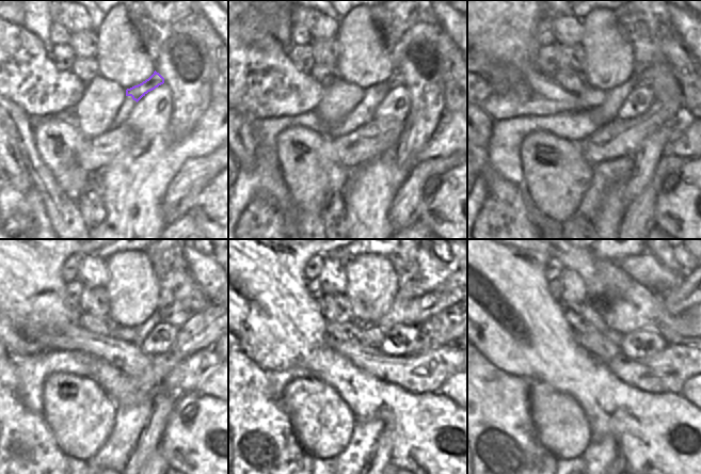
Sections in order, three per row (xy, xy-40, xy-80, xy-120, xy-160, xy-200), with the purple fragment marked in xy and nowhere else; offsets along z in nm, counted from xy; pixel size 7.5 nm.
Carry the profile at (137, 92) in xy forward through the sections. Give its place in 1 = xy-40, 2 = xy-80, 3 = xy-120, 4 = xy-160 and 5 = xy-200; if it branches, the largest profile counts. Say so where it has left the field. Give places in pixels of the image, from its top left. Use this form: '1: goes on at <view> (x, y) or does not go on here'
1: goes on at xy-40 (377, 93)
2: goes on at xy-80 (618, 94)
3: goes on at xy-120 (179, 312)
4: goes on at xy-160 (419, 310)
5: goes on at xy-200 (676, 300)

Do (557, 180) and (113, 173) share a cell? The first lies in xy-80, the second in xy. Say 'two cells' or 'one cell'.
two cells

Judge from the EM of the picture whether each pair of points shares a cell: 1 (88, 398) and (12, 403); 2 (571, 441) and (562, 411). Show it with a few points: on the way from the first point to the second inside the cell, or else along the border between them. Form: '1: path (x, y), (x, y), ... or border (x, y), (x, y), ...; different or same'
1: border (43, 413), (48, 427), (54, 436); different
2: path (567, 433), (562, 428), (562, 419); same

